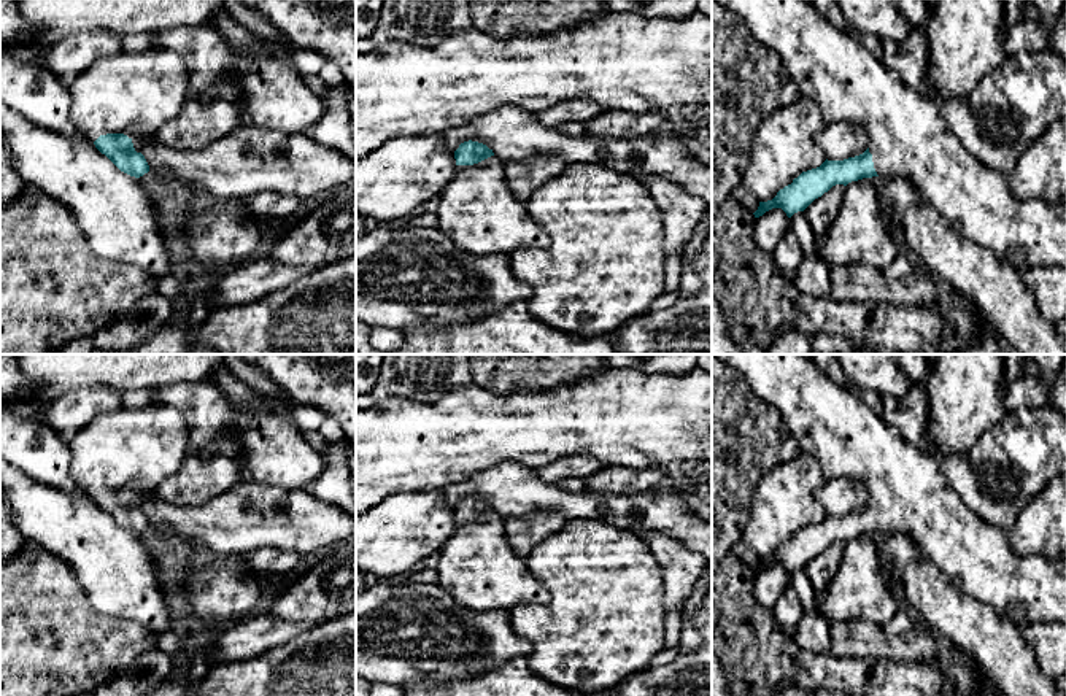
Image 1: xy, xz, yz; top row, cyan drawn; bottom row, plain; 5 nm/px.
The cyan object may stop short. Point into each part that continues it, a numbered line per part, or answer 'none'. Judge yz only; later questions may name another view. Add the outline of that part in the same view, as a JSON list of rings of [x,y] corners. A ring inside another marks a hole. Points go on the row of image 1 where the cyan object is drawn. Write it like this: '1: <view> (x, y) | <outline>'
1: yz (909, 137) | [[[718,0],[736,11],[747,22],[751,35],[774,49],[783,68],[798,84],[801,95],[820,105],[826,124],[848,121],[863,126],[869,135],[869,153],[879,176],[901,176],[915,184],[928,203],[934,207],[950,226],[972,242],[991,249],[1002,261],[1010,262],[1020,273],[1033,267],[1066,269],[1066,202],[1049,203],[1044,199],[1020,200],[1009,188],[1007,176],[990,170],[975,159],[940,113],[939,102],[923,95],[902,83],[902,78],[850,33],[834,27],[809,0]]]

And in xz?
1: xz (478, 213) | [[[491,156],[473,165],[456,165],[454,176],[438,195],[438,229],[459,249],[473,256],[507,254],[515,249],[543,249],[550,235],[529,215],[526,202],[515,197],[507,184],[505,162]]]

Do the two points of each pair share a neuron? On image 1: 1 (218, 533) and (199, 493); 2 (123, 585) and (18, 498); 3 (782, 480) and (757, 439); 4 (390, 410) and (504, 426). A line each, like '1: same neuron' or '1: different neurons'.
1: different neurons
2: same neuron
3: different neurons
4: same neuron

